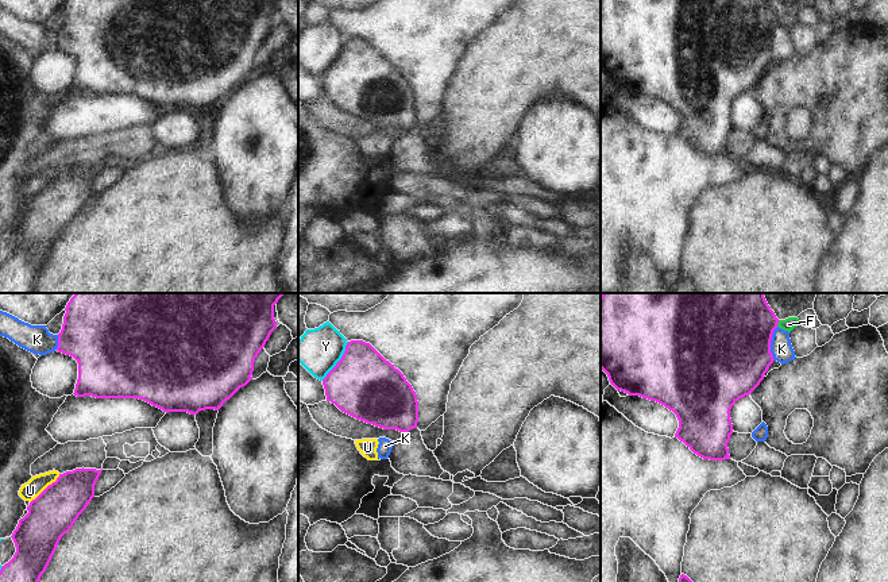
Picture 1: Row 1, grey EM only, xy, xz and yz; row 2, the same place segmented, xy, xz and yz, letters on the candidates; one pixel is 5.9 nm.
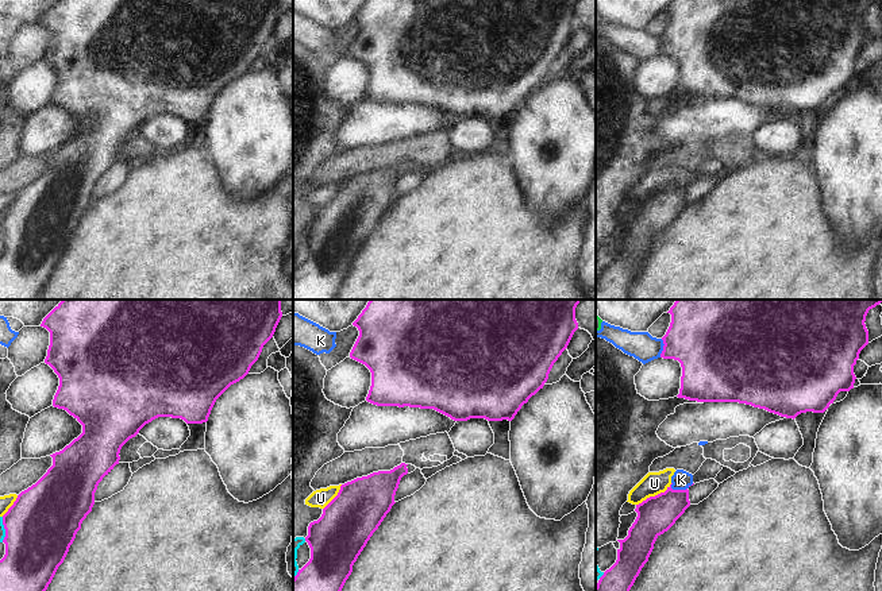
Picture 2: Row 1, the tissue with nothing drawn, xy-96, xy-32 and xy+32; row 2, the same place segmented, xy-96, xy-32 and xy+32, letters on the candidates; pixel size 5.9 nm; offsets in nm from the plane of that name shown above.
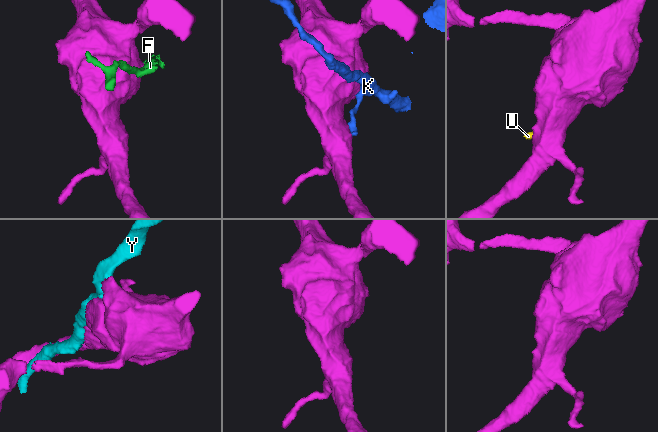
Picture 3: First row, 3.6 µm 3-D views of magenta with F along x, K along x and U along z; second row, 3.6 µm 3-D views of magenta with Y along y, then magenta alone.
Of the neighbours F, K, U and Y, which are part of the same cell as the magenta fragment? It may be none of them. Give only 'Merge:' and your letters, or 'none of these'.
Merge: none of these

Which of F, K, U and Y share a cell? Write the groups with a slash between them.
F / K U / Y

